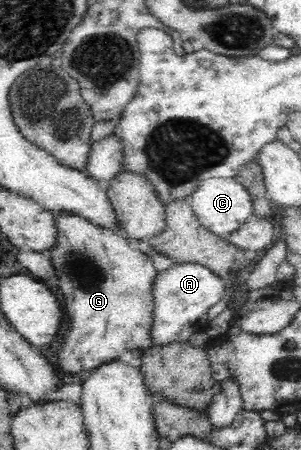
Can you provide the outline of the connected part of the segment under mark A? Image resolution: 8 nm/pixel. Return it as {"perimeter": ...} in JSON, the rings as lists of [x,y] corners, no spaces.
{"perimeter":[[[199,262],[176,263],[157,273],[155,287],[153,287],[155,298],[153,327],[151,327],[153,344],[184,342],[189,339],[193,327],[203,329],[203,323],[199,323],[203,321],[201,317],[205,317],[207,311],[223,299],[229,289],[227,282],[227,279],[217,276],[212,269]]]}

